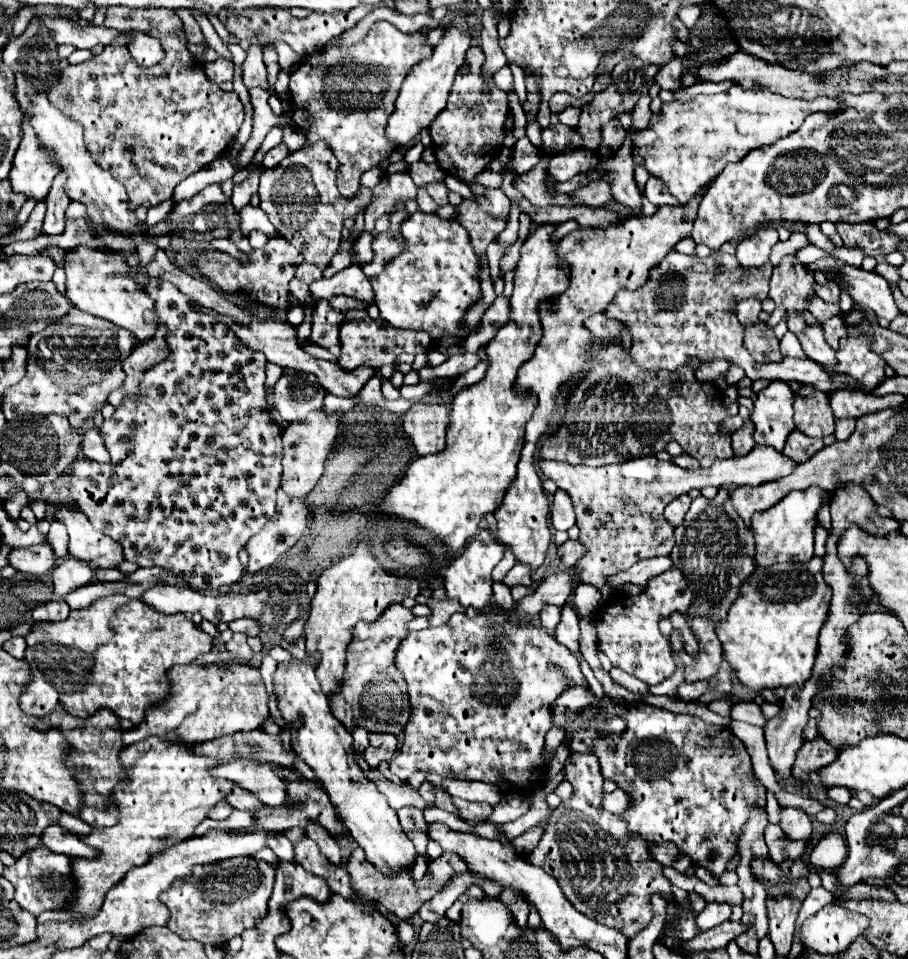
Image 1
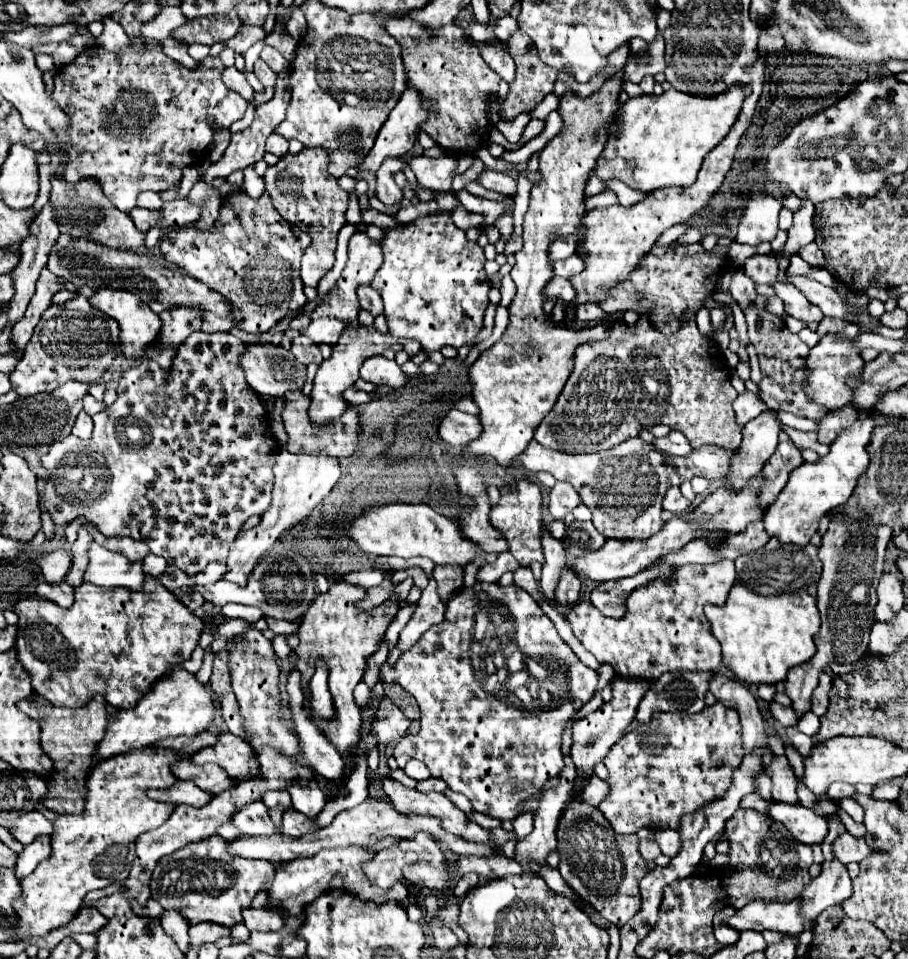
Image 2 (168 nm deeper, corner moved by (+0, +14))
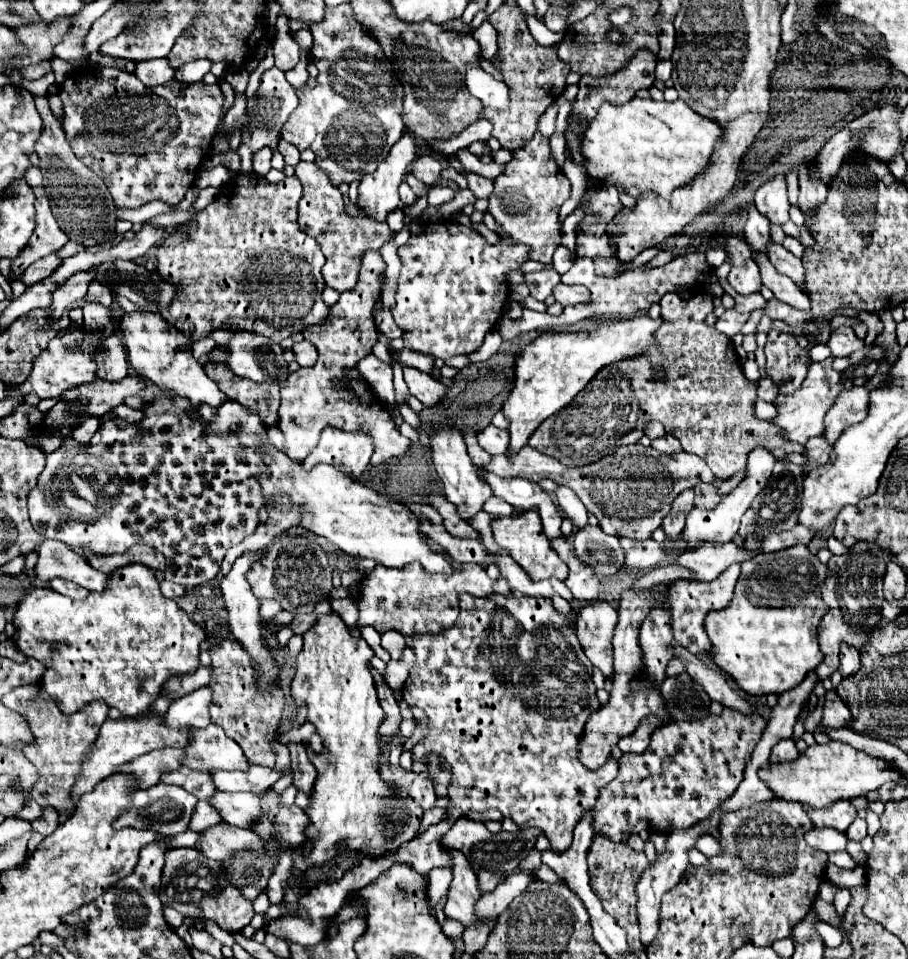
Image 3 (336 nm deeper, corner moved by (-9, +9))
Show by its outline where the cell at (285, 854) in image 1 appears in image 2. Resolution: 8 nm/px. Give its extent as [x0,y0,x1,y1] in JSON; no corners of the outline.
[234,802,278,836]

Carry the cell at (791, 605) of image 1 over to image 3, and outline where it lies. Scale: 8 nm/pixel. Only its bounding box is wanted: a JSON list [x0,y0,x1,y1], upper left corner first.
[705,545,827,695]

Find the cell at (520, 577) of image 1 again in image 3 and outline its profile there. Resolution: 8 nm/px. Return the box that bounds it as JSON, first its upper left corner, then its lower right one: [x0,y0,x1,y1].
[357,539,493,637]

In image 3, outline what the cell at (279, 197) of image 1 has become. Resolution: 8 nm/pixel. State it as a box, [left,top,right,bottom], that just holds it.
[295,161,393,293]

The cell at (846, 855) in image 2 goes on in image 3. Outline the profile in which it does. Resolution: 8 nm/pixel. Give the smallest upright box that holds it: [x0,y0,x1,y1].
[829,851,855,869]

